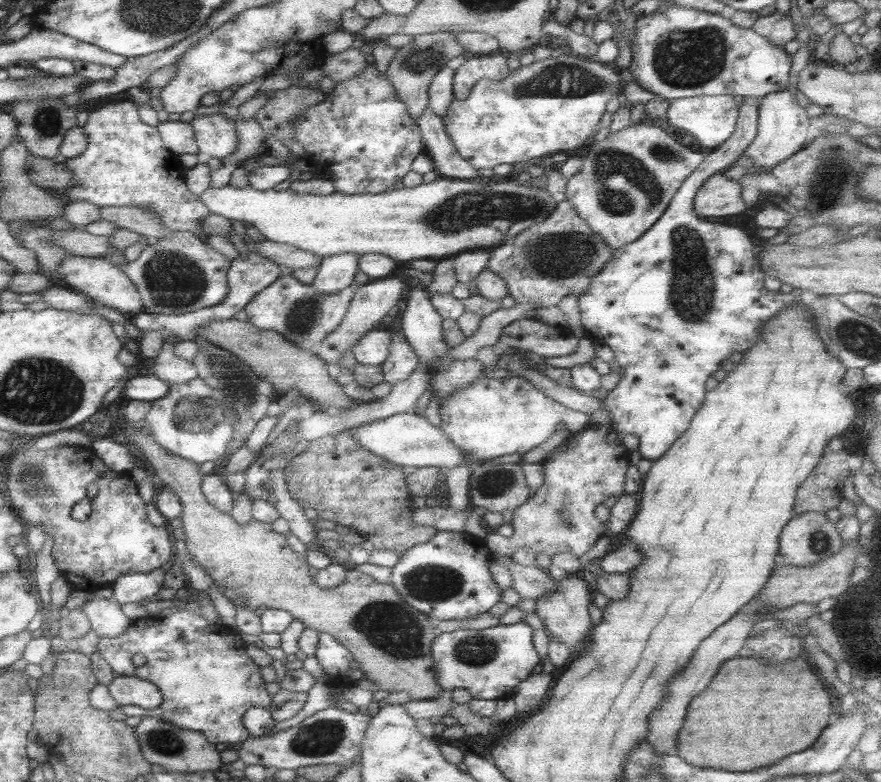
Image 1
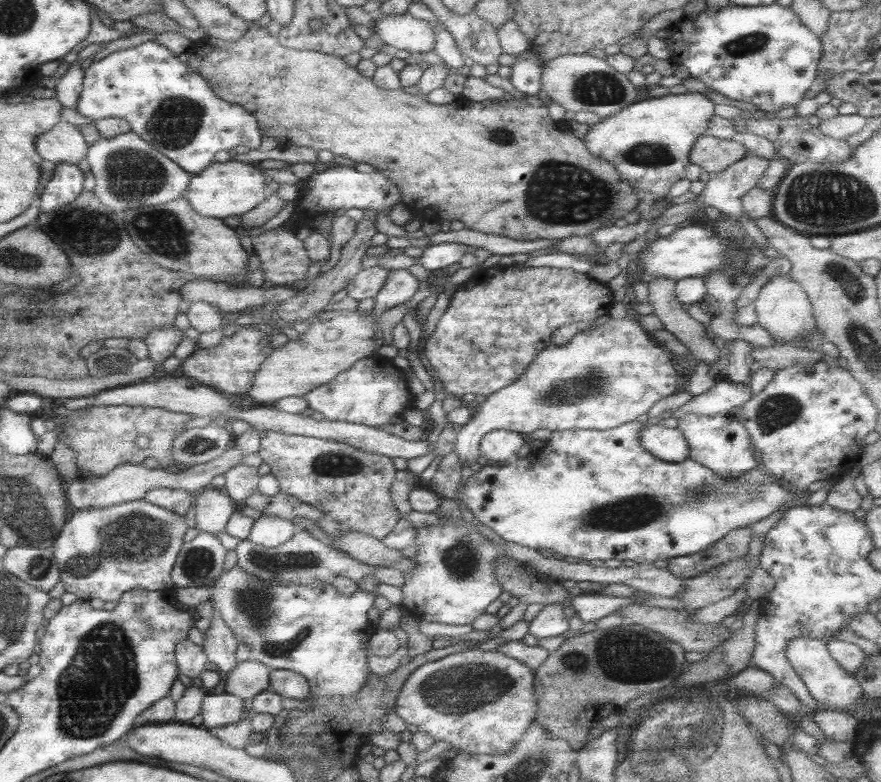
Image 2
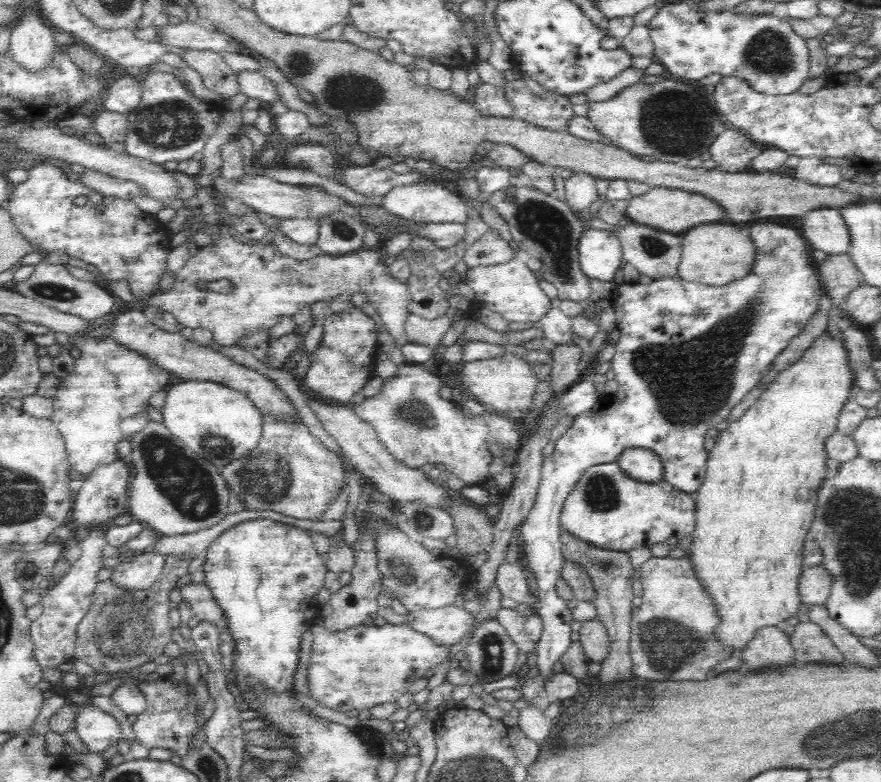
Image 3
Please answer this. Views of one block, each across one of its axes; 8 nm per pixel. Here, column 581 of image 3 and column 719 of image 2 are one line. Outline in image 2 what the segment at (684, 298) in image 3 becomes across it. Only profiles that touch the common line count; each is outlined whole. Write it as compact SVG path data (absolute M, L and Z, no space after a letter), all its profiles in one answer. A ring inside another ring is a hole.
M686 414L678 420L677 429L682 433L690 450L690 459L702 466L714 470L716 476L722 478L738 478L758 466L752 448L753 443L742 424L735 417L727 415L710 416L708 414Z

